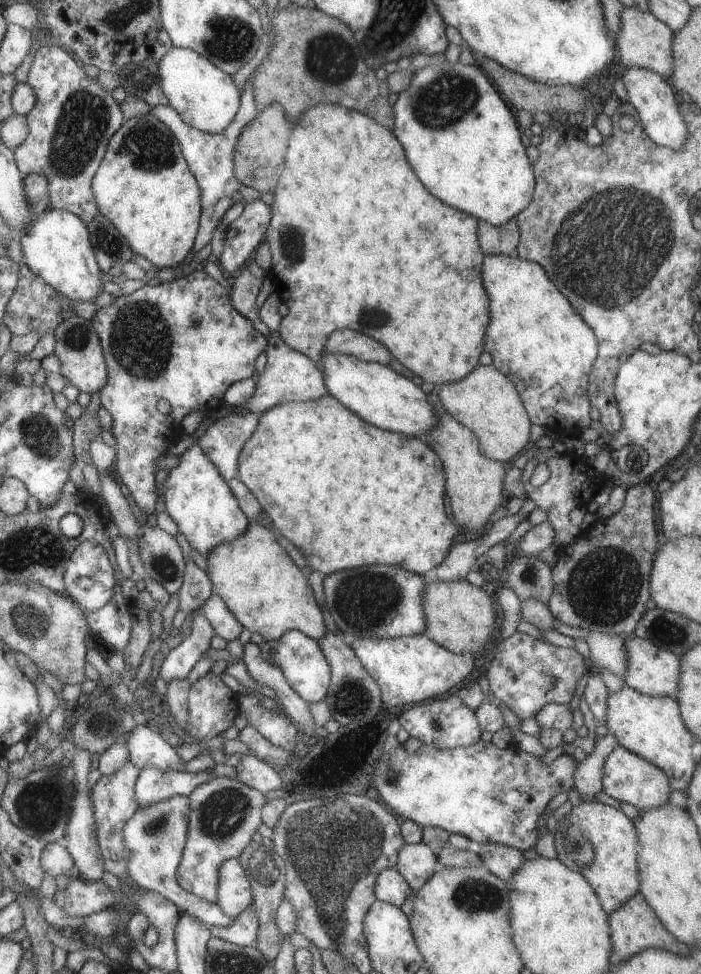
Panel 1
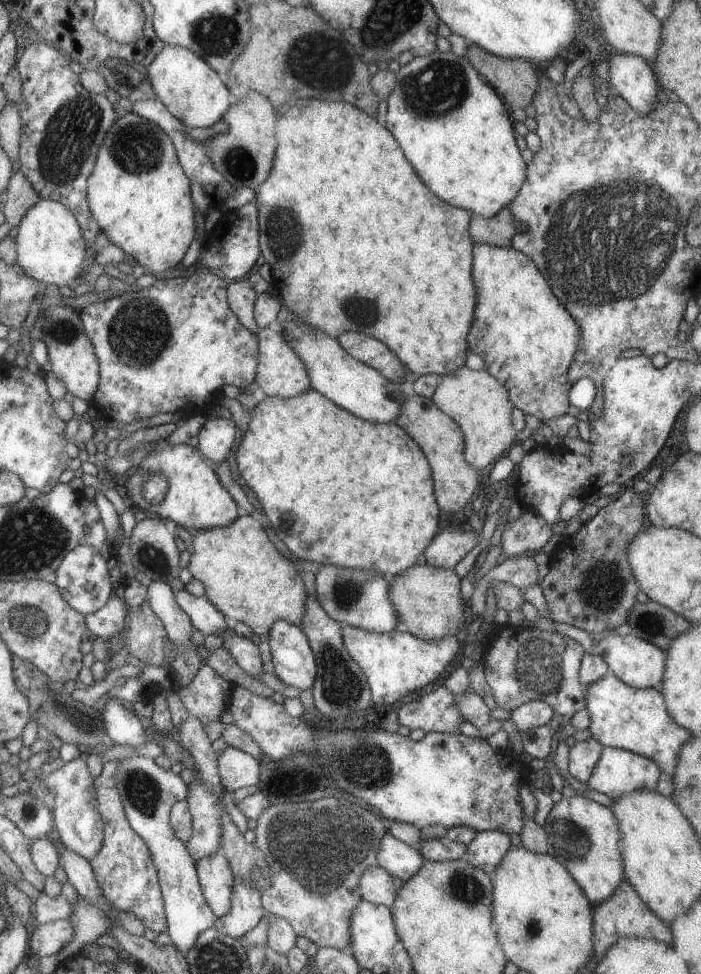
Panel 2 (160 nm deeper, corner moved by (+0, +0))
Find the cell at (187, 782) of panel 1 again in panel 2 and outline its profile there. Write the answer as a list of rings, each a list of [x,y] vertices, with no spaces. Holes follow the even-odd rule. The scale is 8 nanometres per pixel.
[[[131,756],[131,758],[121,760],[117,764],[117,774],[113,774],[113,780],[117,782],[117,792],[119,792],[125,816],[127,816],[127,823],[131,826],[131,830],[143,840],[153,862],[164,903],[167,924],[166,932],[169,934],[175,950],[185,957],[187,950],[193,946],[195,938],[207,928],[212,928],[215,920],[217,920],[217,917],[213,915],[213,912],[205,903],[203,894],[201,893],[194,862],[184,844],[175,838],[175,834],[173,834],[173,830],[171,830],[169,824],[171,806],[178,801],[186,799],[188,786],[177,774],[173,774],[171,770],[159,768],[153,759],[143,758],[143,756]]]

